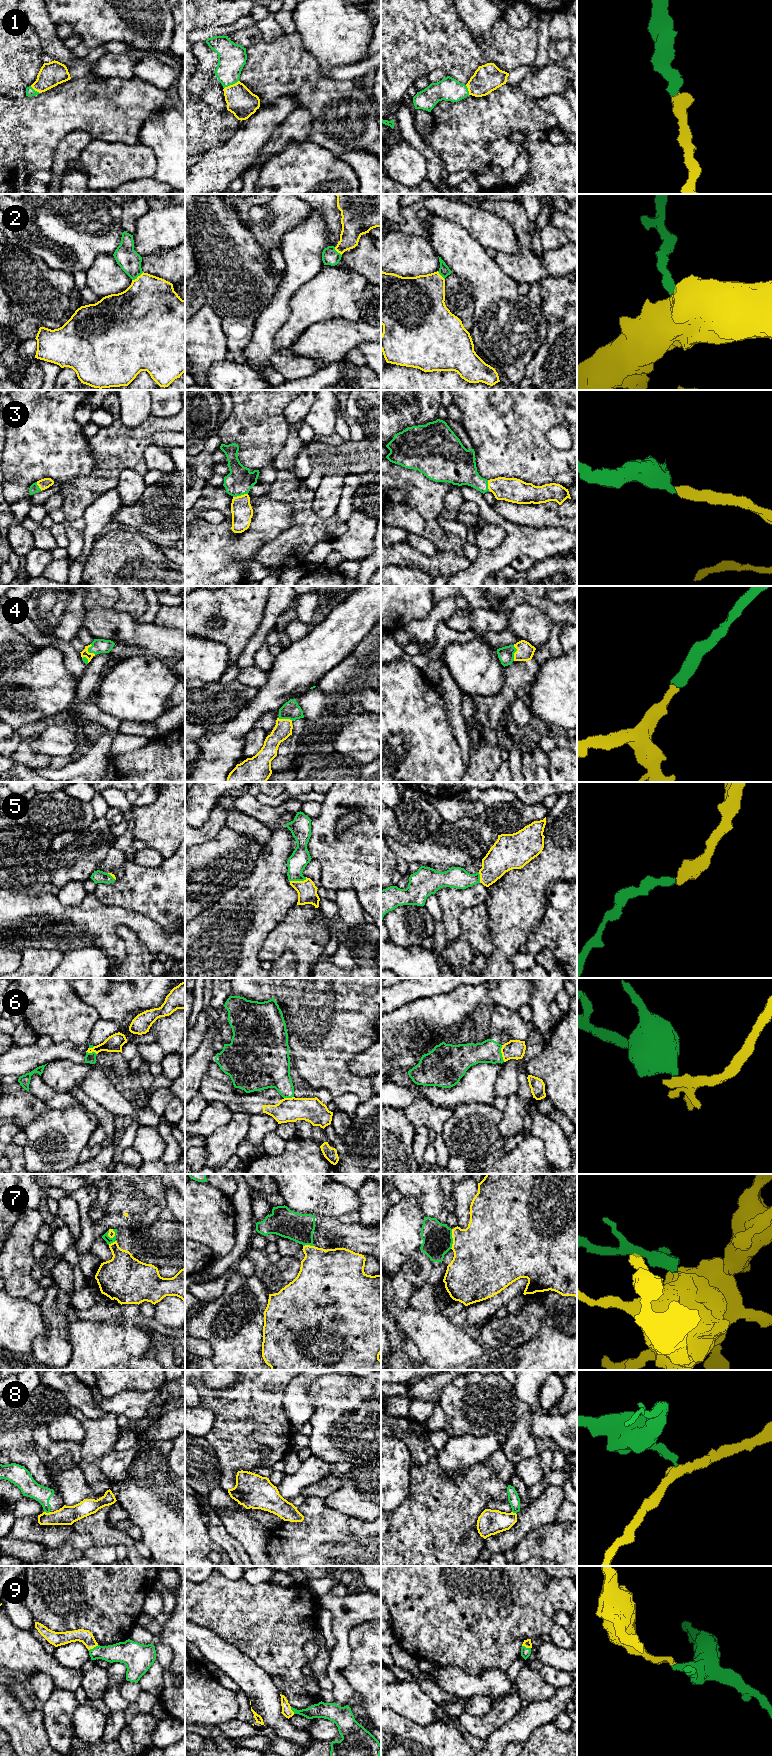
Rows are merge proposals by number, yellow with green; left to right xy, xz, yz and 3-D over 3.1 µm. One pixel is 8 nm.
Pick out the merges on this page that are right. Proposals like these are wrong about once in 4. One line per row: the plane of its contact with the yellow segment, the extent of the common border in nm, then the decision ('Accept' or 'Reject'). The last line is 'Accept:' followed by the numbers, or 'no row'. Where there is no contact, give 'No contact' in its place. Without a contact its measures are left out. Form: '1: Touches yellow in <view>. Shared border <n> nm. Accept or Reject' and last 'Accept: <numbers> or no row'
1: Touches yellow in xz. Shared border 140 nm. Accept
2: Touches yellow in xy. Shared border 120 nm. Accept
3: Touches yellow in xz. Shared border 120 nm. Accept
4: Touches yellow in xy. Shared border 100 nm. Accept
5: Touches yellow in xz. Shared border 140 nm. Accept
6: Touches yellow in yz. Shared border 140 nm. Reject
7: Touches yellow in yz. Shared border 160 nm. Reject
8: Touches yellow in xy. Shared border 50 nm. Reject
9: Touches yellow in xy. Shared border 100 nm. Accept
Accept: 1, 2, 3, 4, 5, 9

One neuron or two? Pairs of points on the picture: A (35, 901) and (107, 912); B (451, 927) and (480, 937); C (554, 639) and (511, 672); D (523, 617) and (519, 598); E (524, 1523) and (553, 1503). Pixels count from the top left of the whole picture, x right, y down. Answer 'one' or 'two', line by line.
A: one
B: two
C: one
D: two
E: one

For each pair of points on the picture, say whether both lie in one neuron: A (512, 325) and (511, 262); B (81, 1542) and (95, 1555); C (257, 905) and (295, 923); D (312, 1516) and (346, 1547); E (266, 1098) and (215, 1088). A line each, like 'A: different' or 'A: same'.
A: different
B: different
C: different
D: same
E: same

